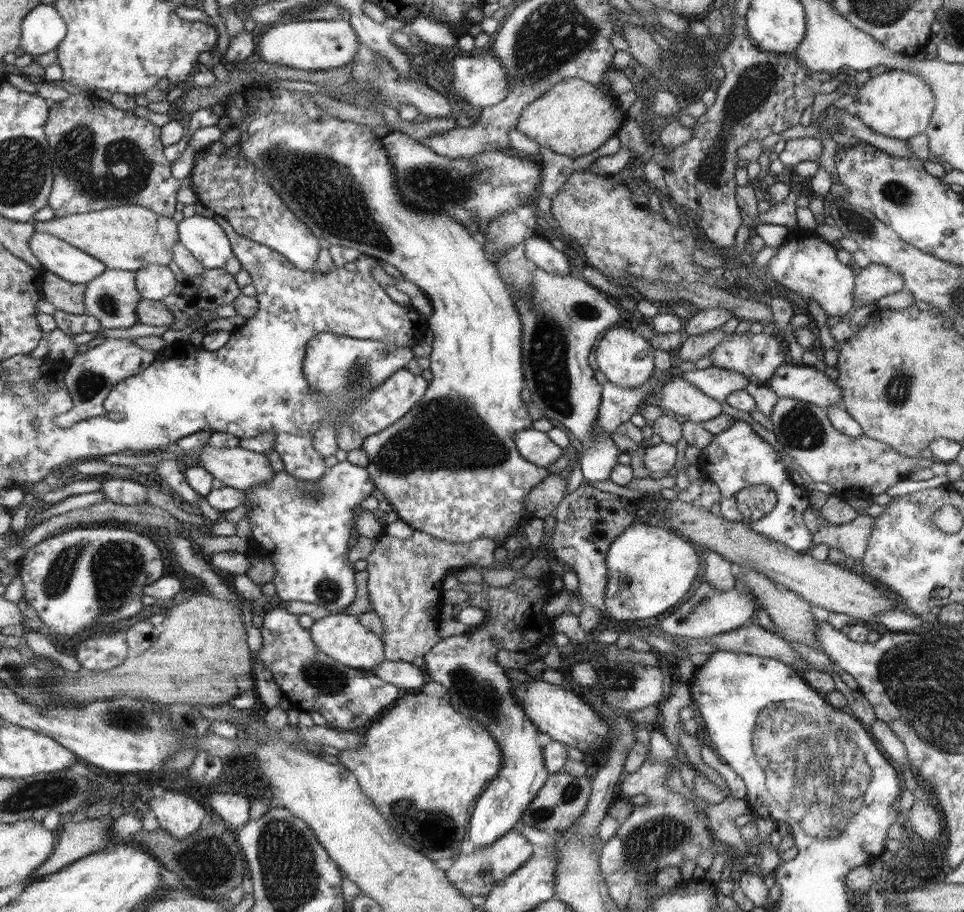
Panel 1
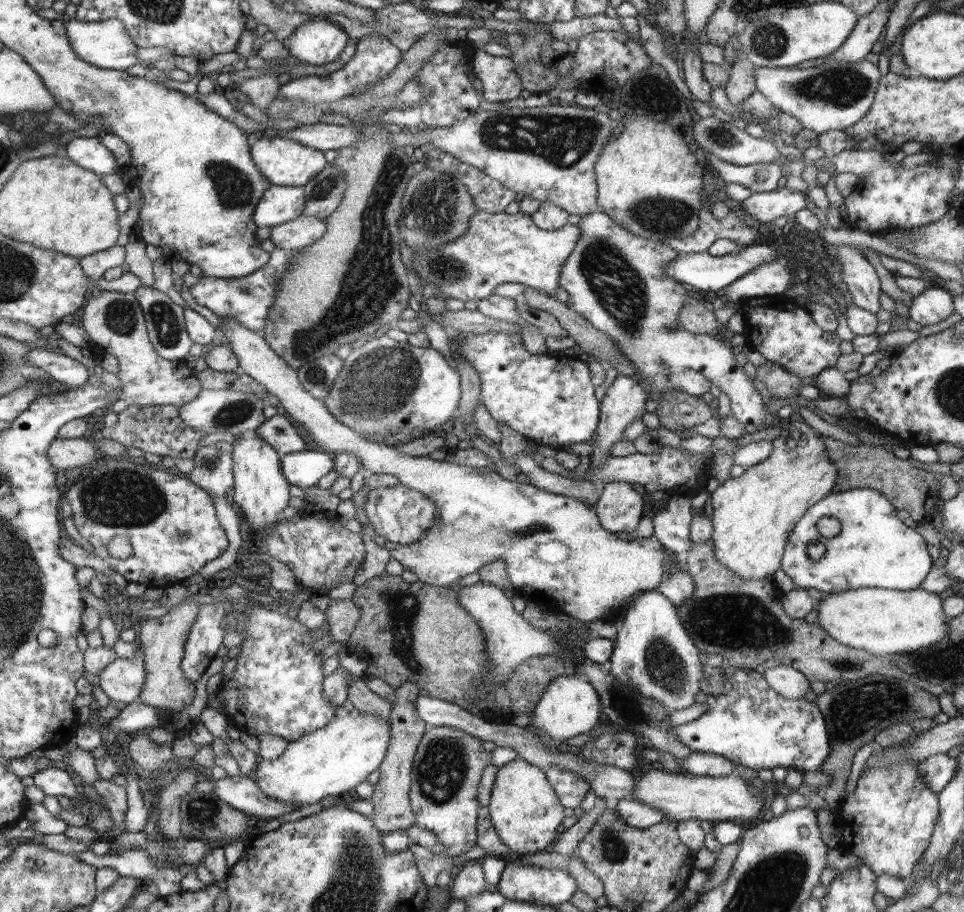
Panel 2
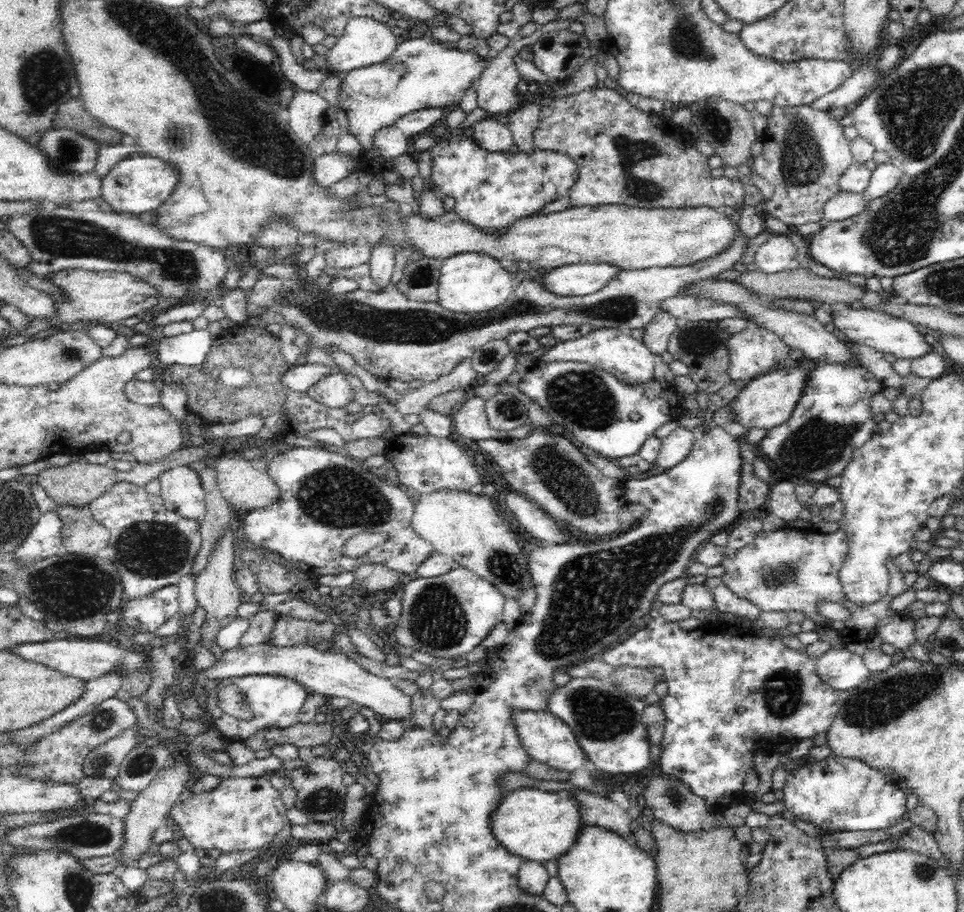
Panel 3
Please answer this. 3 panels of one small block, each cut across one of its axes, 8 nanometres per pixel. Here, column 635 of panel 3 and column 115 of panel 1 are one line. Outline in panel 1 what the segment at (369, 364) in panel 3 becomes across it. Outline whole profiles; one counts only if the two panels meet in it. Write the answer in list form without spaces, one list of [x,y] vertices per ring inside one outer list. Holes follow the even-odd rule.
[[[107,269],[96,276],[91,283],[86,284],[84,291],[84,302],[86,314],[98,318],[102,328],[130,328],[139,320],[136,308],[140,300],[143,300],[139,288],[136,287],[135,271],[120,271]]]

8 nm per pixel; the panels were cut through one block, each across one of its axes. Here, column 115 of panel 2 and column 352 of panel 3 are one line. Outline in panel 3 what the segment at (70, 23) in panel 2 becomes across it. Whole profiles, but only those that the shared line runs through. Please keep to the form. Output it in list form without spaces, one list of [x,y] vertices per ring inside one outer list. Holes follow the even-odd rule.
[[[368,17],[350,19],[345,26],[344,32],[337,37],[336,44],[326,52],[326,69],[337,74],[378,64],[380,61],[388,60],[388,57],[392,56],[397,44],[392,28],[388,27],[386,23]]]

